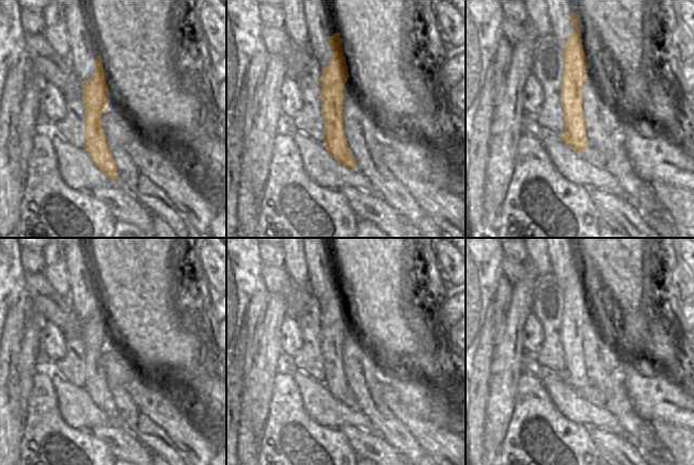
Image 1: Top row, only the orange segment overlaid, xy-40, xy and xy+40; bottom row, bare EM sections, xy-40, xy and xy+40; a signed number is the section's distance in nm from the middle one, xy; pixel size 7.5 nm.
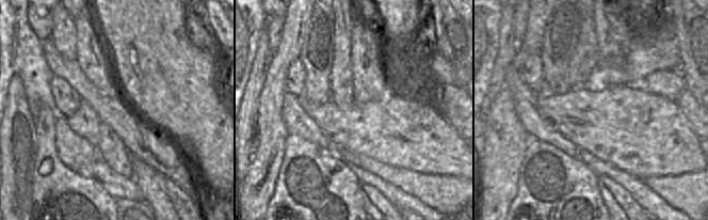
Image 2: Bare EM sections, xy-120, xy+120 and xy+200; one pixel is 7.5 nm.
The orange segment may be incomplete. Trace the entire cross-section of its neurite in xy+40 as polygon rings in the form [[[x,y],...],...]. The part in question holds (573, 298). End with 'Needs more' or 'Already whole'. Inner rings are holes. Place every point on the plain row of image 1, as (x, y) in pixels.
[[[577,268],[565,280],[563,290],[563,319],[561,321],[561,342],[565,370],[557,373],[574,390],[588,385],[584,363],[584,321],[587,319],[586,295]]]. Needs more

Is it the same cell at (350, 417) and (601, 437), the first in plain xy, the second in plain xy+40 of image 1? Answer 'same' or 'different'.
different

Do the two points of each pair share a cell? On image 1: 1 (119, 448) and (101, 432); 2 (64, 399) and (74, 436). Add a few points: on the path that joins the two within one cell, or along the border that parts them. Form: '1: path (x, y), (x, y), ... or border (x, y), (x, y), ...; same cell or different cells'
1: path (114, 445), (106, 436); same cell
2: border (58, 406), (59, 414), (73, 428), (90, 431); different cells

